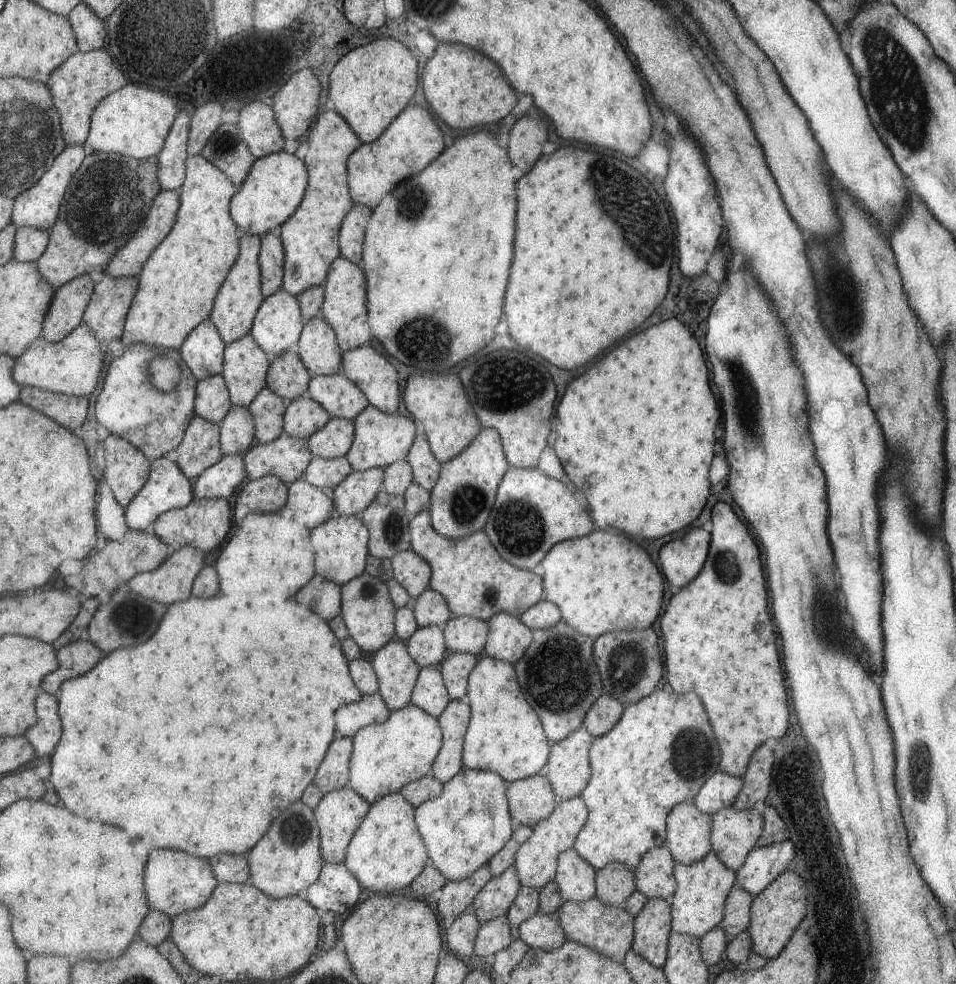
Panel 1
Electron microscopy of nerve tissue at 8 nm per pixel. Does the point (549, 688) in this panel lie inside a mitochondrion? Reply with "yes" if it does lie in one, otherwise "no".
yes

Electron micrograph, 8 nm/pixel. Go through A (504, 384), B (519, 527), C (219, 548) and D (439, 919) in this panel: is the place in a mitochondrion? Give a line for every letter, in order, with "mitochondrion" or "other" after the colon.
A: mitochondrion
B: mitochondrion
C: other
D: other

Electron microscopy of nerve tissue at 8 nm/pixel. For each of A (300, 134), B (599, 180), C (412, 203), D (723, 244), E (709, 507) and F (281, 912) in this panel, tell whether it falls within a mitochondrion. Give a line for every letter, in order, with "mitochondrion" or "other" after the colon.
A: other
B: mitochondrion
C: mitochondrion
D: other
E: other
F: other

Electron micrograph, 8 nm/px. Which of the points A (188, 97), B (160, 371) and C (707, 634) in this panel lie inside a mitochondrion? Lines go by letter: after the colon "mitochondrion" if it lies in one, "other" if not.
A: other
B: mitochondrion
C: other

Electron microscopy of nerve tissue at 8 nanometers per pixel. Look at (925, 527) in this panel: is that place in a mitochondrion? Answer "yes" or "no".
no

